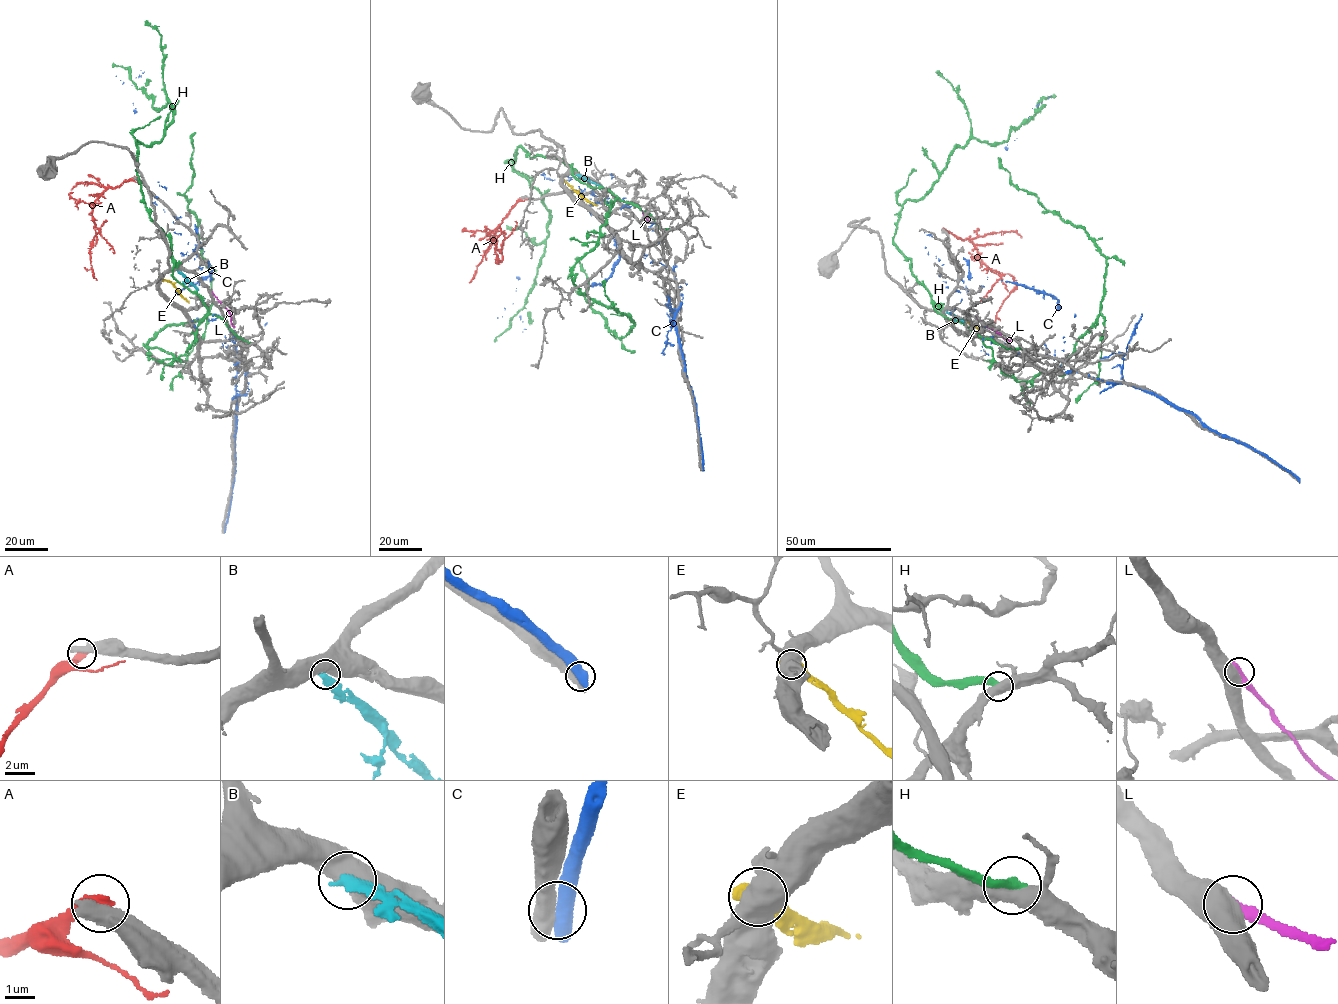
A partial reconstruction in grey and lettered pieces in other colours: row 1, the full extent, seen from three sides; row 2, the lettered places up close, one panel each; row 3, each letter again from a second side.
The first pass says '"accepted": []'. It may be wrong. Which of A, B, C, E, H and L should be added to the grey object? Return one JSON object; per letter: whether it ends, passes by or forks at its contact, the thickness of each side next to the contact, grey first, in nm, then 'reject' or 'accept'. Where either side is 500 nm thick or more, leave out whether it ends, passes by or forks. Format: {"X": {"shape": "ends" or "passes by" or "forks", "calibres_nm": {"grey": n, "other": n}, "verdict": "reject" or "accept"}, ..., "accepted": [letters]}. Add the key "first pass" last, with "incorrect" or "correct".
{"A": {"calibres_nm": {"grey": 700, "other": 400}, "verdict": "reject"}, "B": {"calibres_nm": {"grey": 750, "other": 440}, "verdict": "reject"}, "C": {"calibres_nm": {"grey": 750, "other": 750}, "verdict": "reject"}, "E": {"calibres_nm": {"grey": 800, "other": 700}, "verdict": "reject"}, "H": {"calibres_nm": {"grey": 550, "other": 360}, "verdict": "reject"}, "L": {"calibres_nm": {"grey": 700, "other": 360}, "verdict": "reject"}, "accepted": [], "first pass": "correct"}

